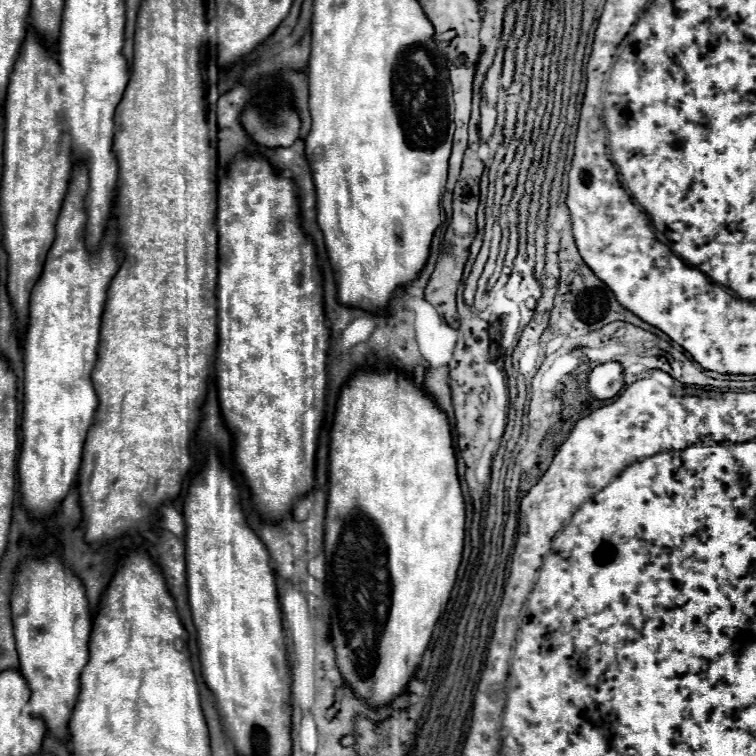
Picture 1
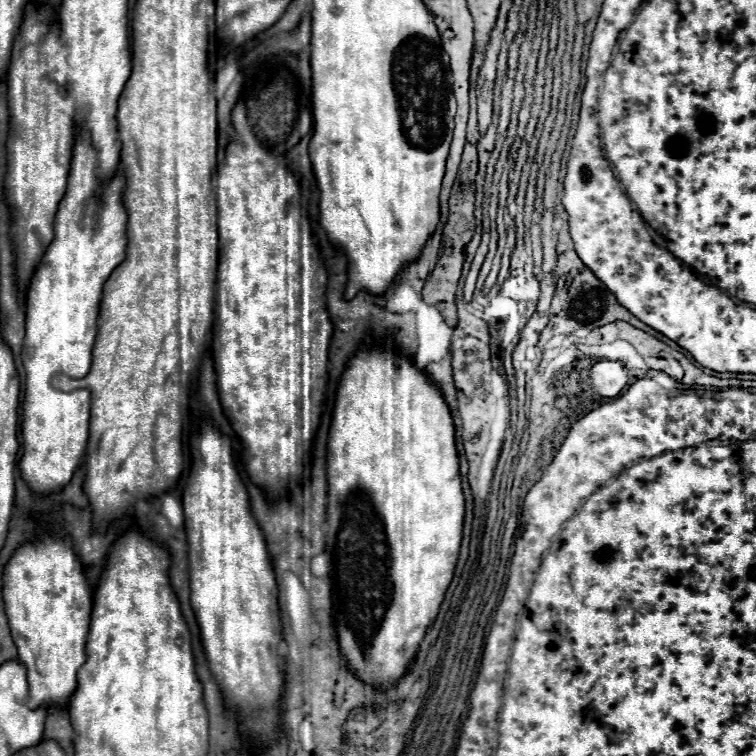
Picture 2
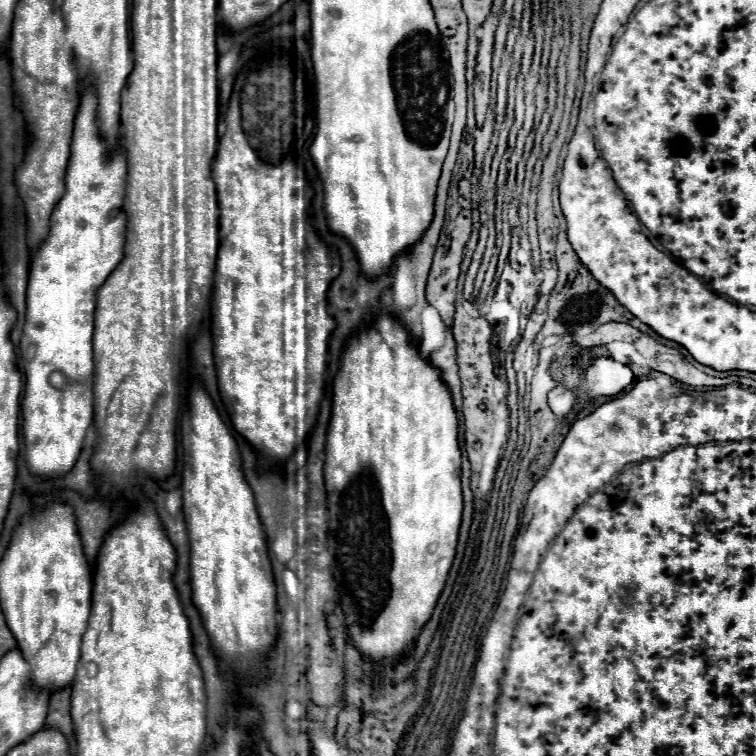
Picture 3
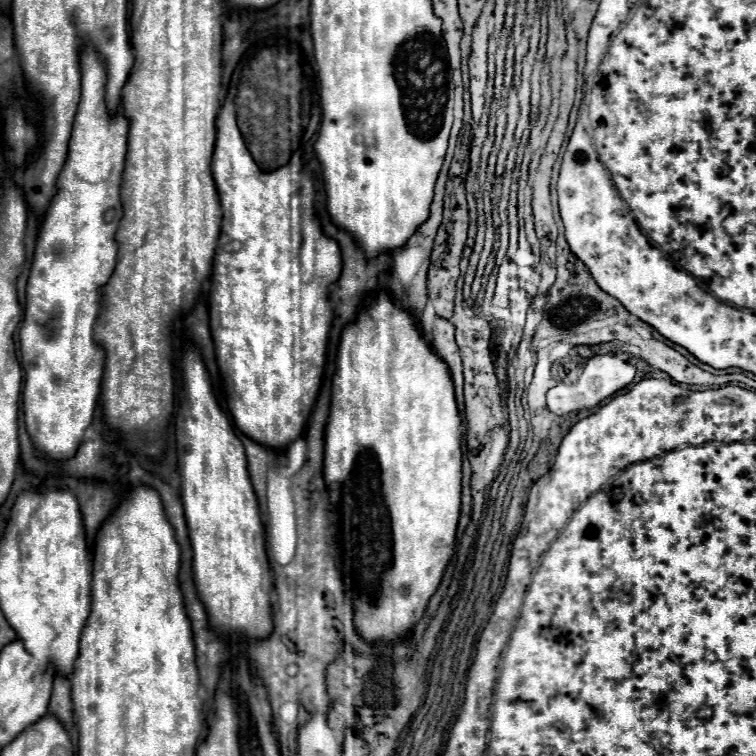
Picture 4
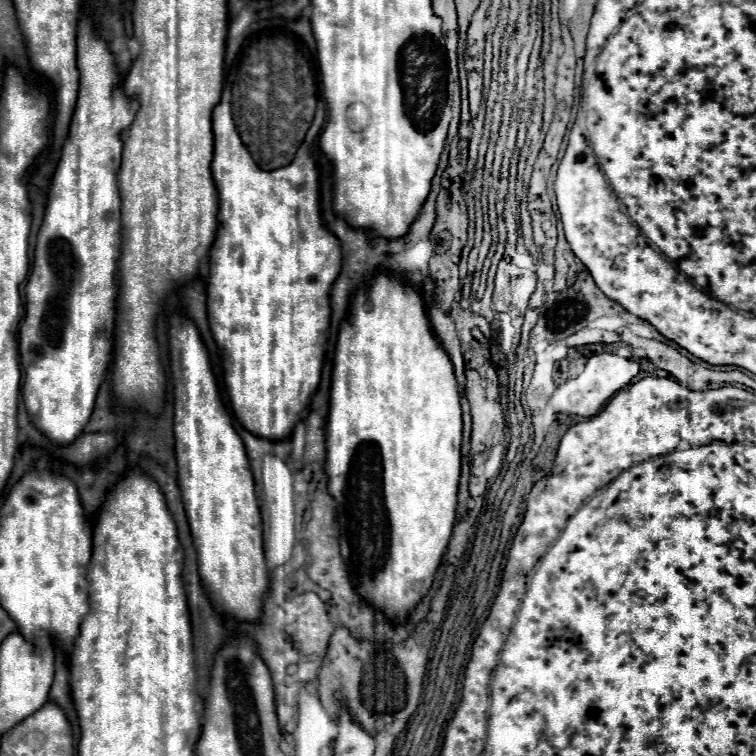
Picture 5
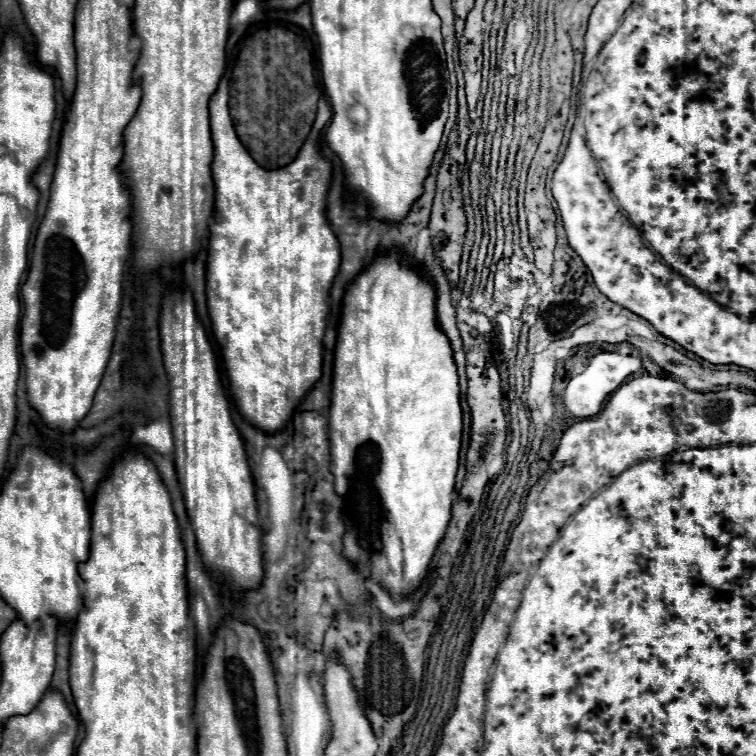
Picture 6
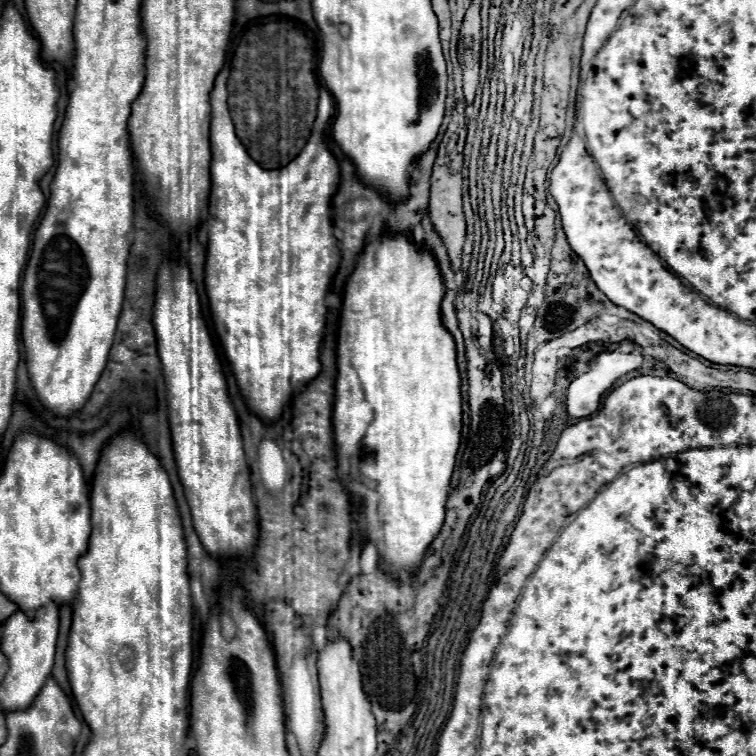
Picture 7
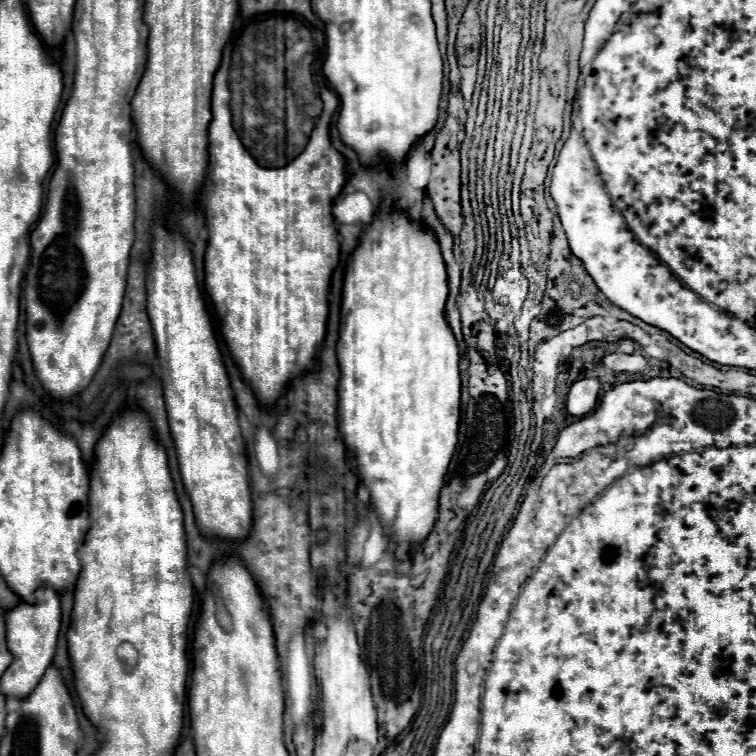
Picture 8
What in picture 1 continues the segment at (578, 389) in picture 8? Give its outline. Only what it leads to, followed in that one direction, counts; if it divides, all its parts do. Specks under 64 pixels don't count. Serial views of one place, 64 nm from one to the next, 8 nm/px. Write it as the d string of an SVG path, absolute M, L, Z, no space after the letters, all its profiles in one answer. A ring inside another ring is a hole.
M618 362L600 364L588 376L588 390L596 400L608 400L616 396L622 386L622 366Z

